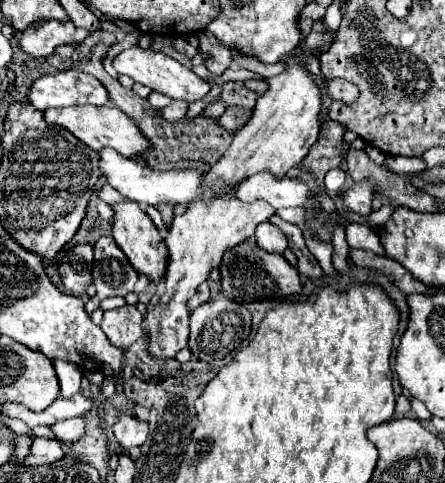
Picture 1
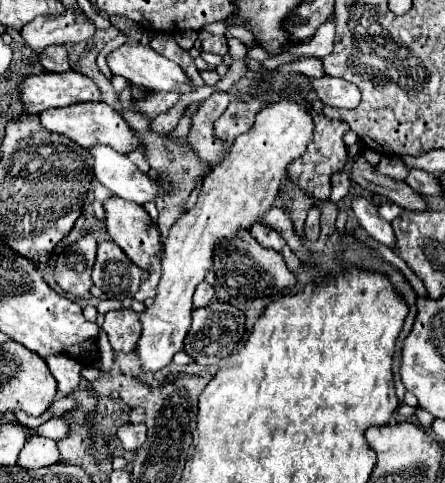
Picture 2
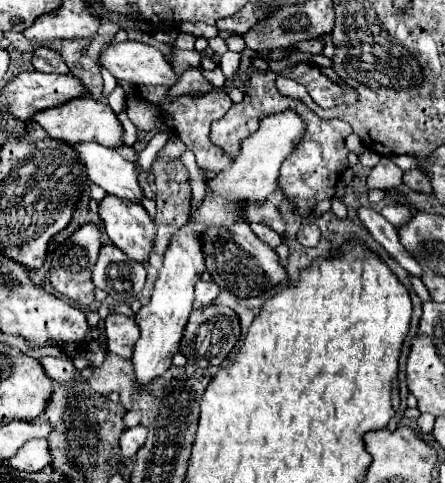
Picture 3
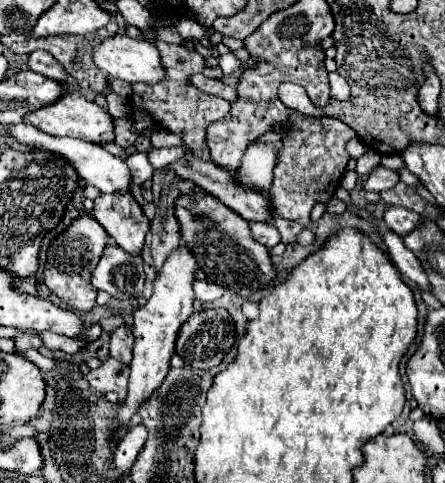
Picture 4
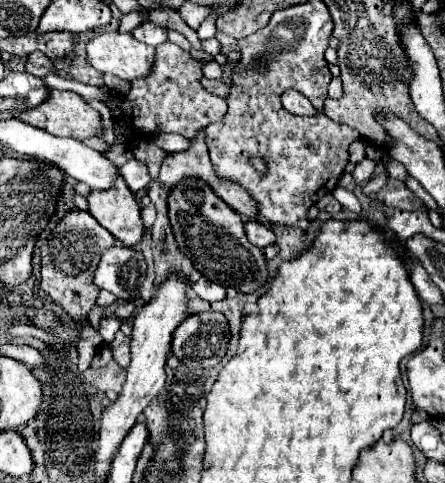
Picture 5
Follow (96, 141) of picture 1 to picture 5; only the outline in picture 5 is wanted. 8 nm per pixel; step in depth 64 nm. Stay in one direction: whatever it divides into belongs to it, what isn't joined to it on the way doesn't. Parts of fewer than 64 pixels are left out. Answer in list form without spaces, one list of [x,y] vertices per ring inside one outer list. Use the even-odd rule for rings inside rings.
[[[50,90],[48,98],[32,108],[32,110],[24,110],[16,114],[18,120],[28,122],[36,128],[42,128],[46,132],[50,132],[52,136],[62,136],[62,138],[74,138],[74,140],[86,140],[92,138],[100,132],[100,114],[90,108],[78,94],[74,92],[62,92],[62,90]]]

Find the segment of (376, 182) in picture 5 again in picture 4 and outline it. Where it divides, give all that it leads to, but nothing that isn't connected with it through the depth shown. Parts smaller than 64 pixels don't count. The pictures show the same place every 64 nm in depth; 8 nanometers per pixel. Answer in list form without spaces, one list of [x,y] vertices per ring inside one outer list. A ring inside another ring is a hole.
[[[380,166],[368,176],[368,180],[364,184],[364,190],[366,192],[382,192],[382,190],[392,188],[396,182],[398,182],[398,174],[394,170],[388,170],[388,168]]]

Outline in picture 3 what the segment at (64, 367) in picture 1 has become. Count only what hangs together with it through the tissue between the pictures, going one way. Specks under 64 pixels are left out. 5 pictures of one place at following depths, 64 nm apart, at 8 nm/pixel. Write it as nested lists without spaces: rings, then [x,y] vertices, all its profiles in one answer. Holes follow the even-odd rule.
[[[44,356],[44,358],[40,358],[40,364],[42,364],[42,368],[46,370],[46,374],[48,374],[52,380],[60,382],[60,384],[72,382],[74,372],[76,372],[76,368],[74,368],[74,364],[72,364],[72,360],[70,360],[68,356],[64,356],[64,358]]]

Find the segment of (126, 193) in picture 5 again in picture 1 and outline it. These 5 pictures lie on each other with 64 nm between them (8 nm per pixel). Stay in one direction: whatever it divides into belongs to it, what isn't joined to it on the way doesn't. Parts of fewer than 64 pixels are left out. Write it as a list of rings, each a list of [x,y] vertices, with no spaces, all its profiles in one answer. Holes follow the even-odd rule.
[[[130,200],[112,204],[114,210],[114,218],[112,218],[112,238],[116,240],[116,244],[120,246],[120,250],[126,254],[126,258],[130,260],[130,264],[138,270],[138,274],[144,274],[146,278],[160,282],[164,276],[164,268],[166,268],[166,260],[168,260],[168,252],[166,252],[166,244],[164,238],[160,234],[160,230],[154,226],[154,222],[148,218],[148,214]]]

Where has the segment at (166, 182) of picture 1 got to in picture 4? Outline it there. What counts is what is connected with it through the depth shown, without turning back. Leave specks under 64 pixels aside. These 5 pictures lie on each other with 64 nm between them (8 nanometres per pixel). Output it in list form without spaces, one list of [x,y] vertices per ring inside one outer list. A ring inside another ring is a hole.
[[[12,124],[12,126],[8,126],[8,134],[18,144],[24,144],[28,148],[42,148],[42,152],[52,152],[54,156],[60,156],[62,160],[72,164],[72,168],[76,170],[80,180],[84,180],[86,184],[96,186],[100,192],[110,192],[112,194],[112,192],[128,190],[128,186],[130,186],[130,172],[128,172],[128,166],[124,164],[124,160],[120,160],[118,156],[108,154],[98,144],[76,140],[76,138],[48,136],[46,132],[40,132],[36,126],[30,126],[30,124]]]

